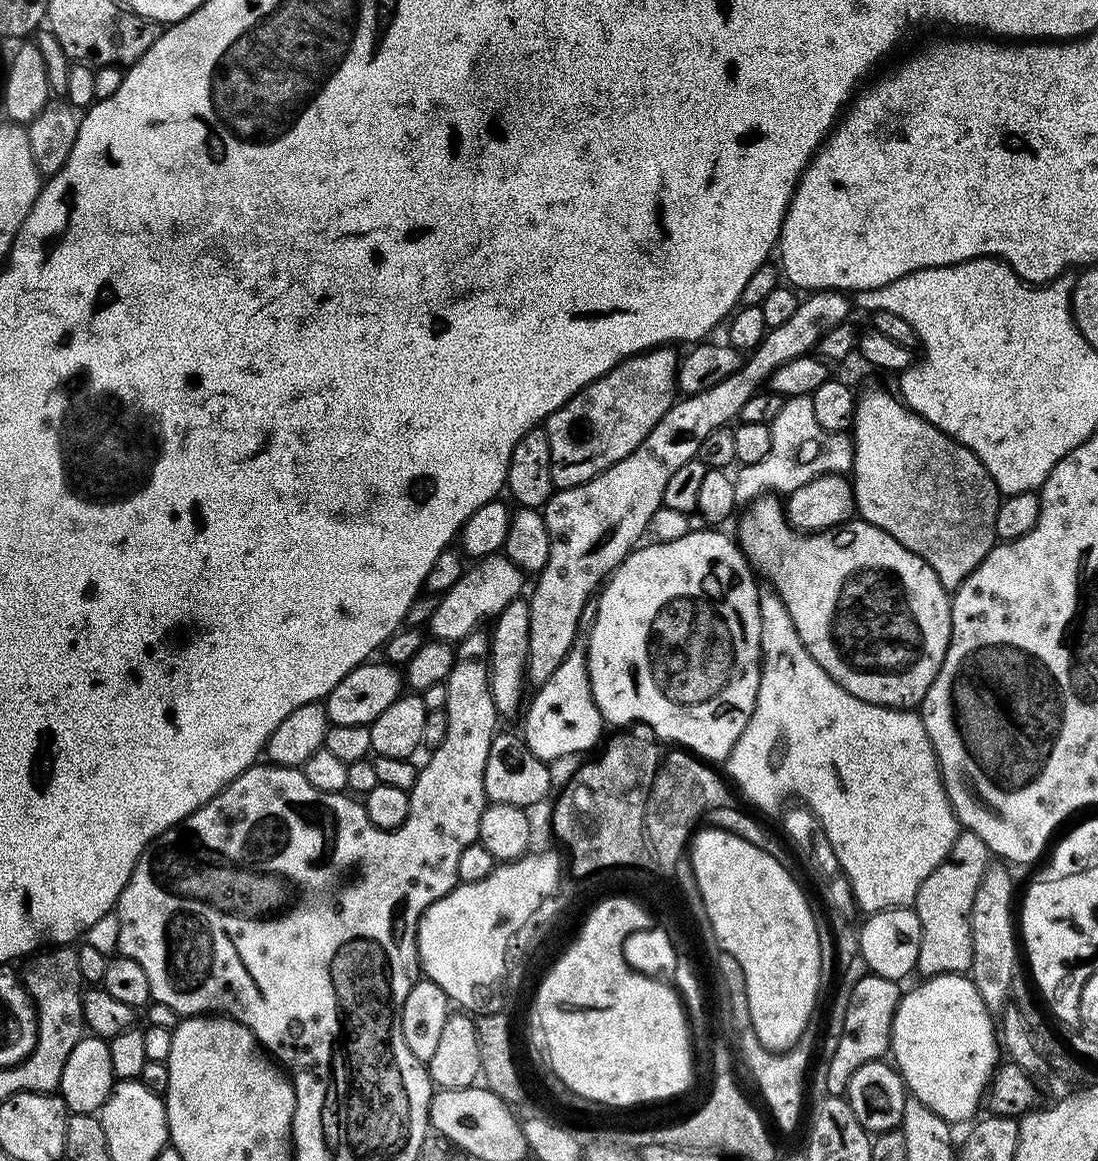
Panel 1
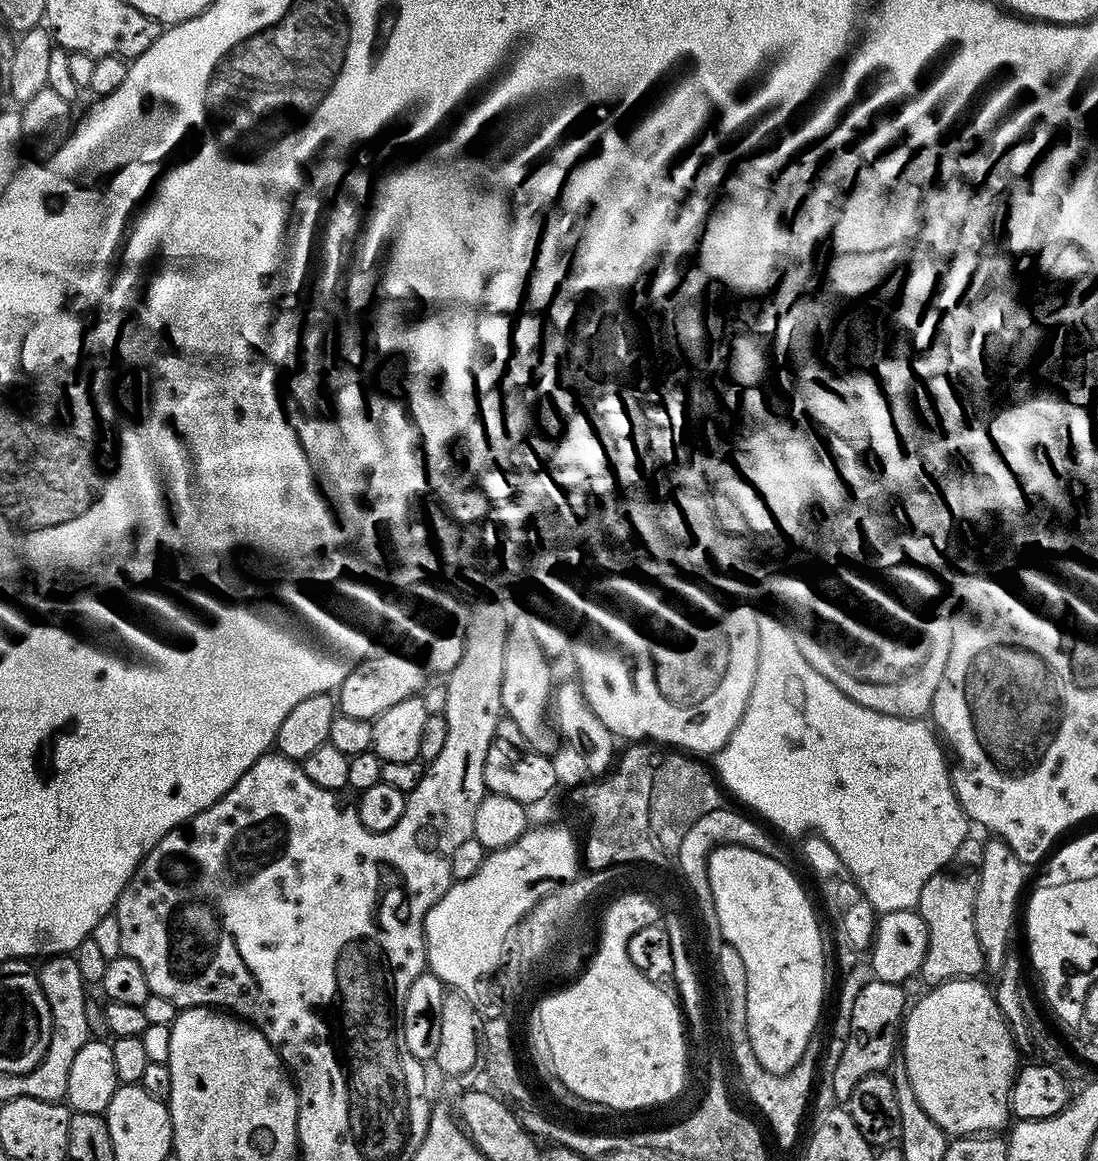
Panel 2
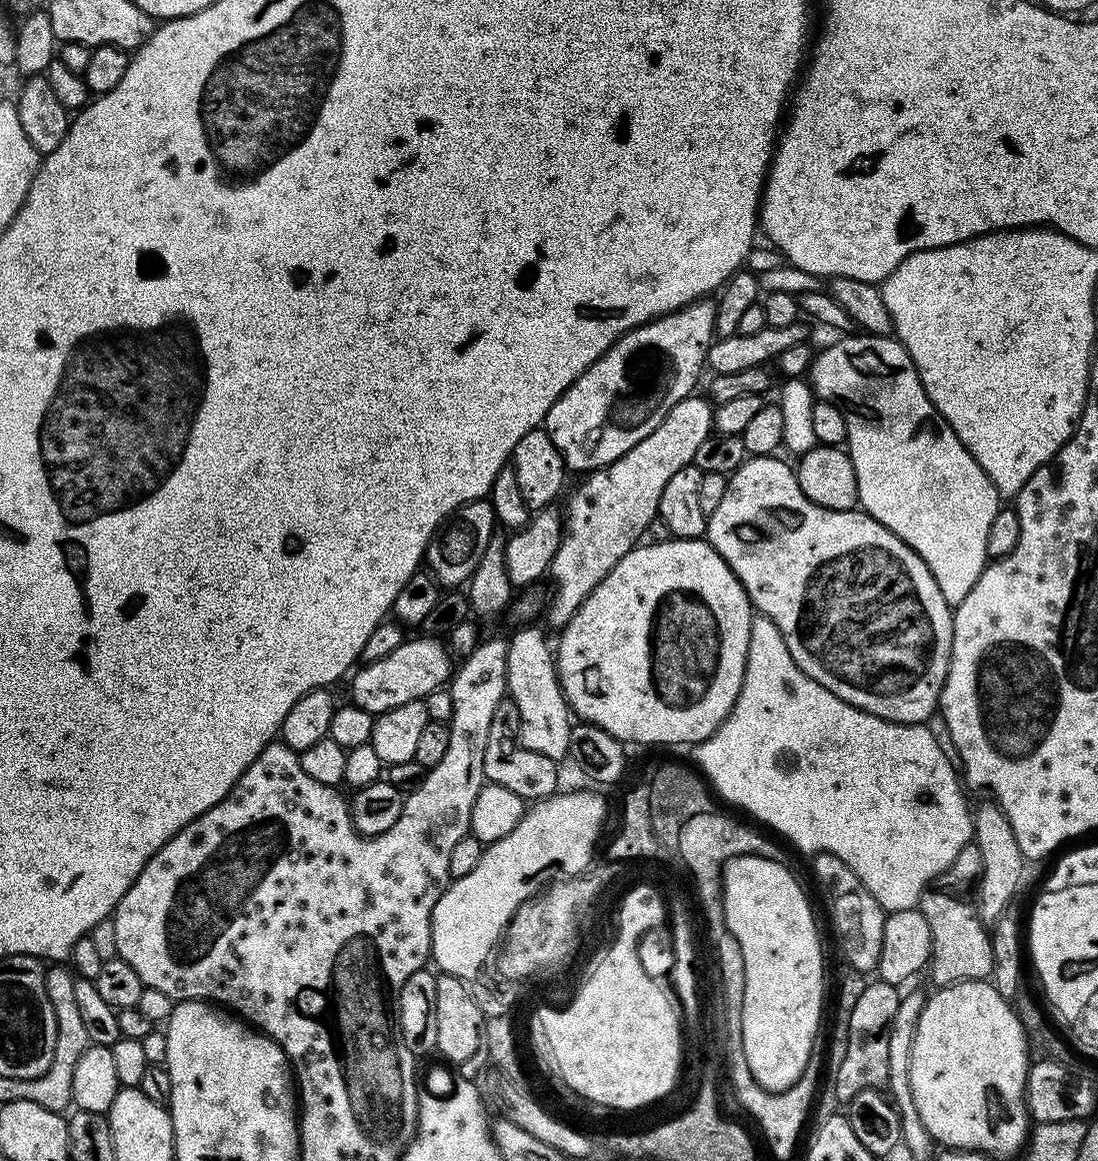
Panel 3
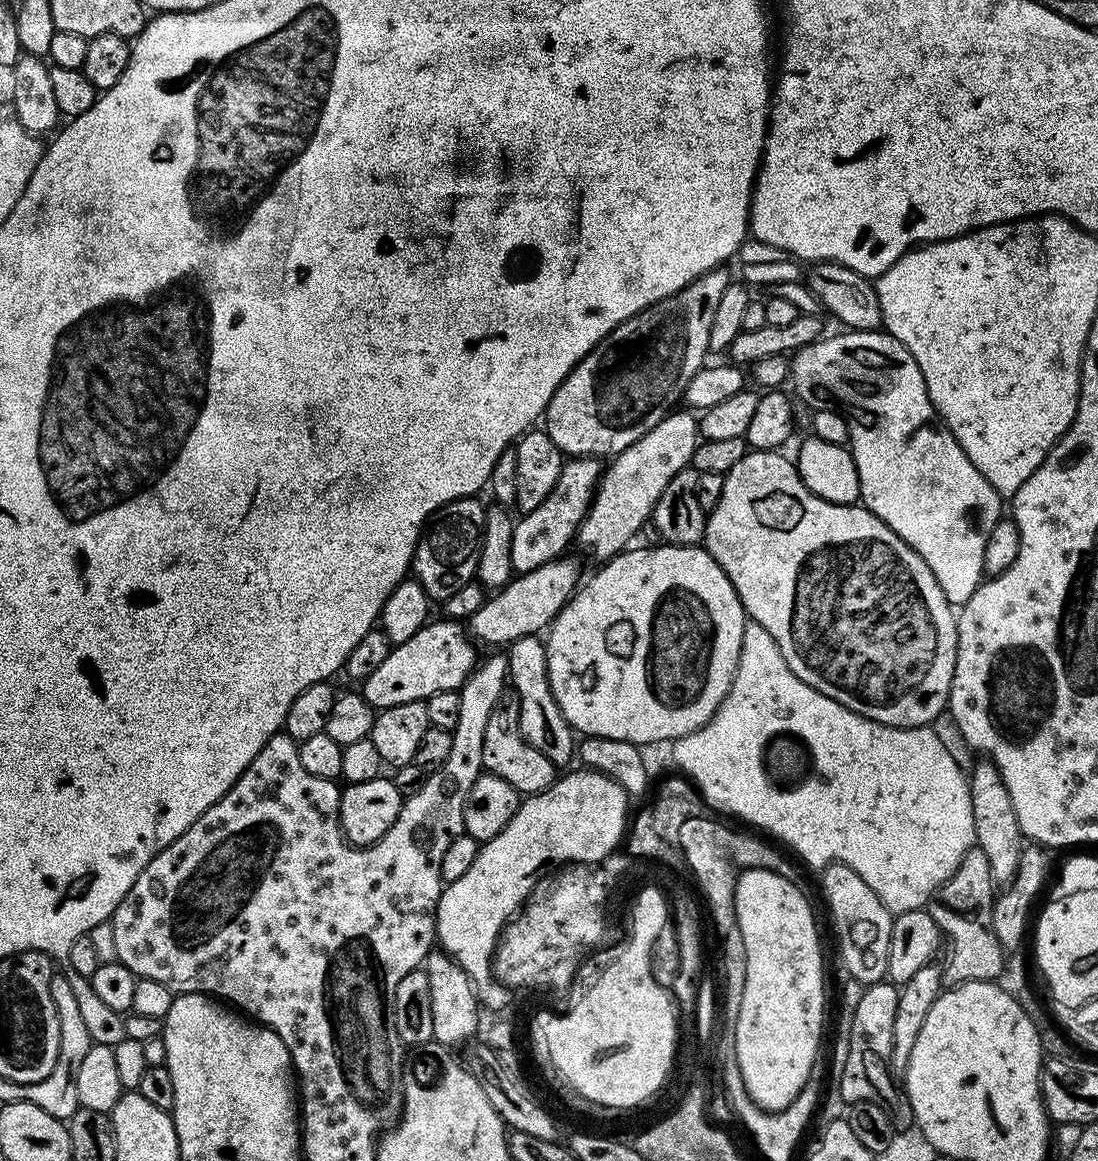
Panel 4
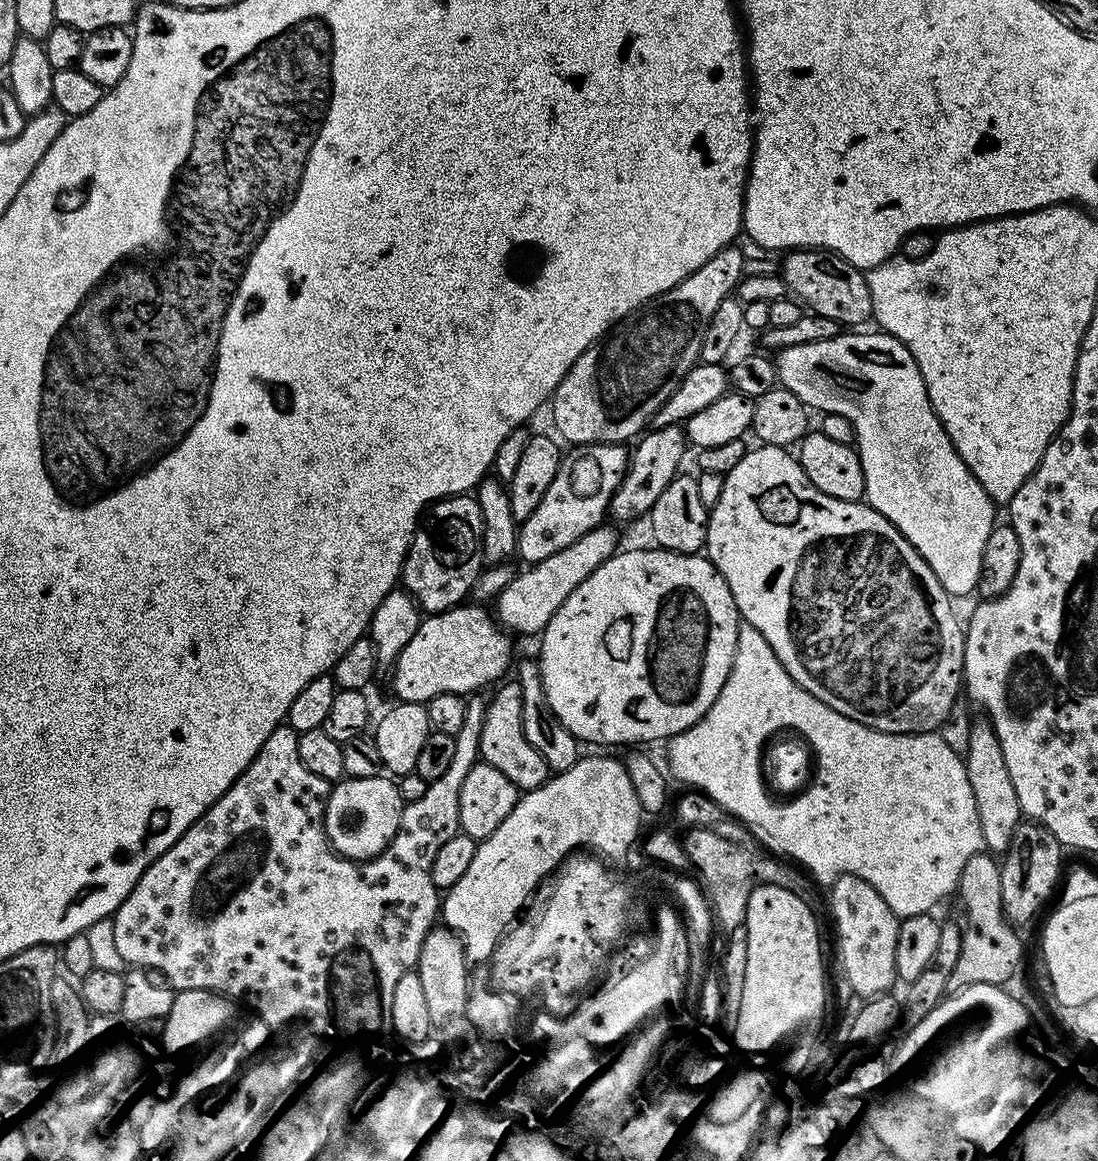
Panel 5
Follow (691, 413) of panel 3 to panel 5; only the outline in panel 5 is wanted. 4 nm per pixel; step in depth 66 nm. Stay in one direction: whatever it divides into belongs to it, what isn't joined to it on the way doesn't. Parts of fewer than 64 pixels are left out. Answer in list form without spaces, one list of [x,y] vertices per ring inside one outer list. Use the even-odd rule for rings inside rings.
[[[683,427],[652,428],[647,434],[639,437],[640,445],[630,452],[628,469],[624,472],[618,490],[612,495],[610,516],[616,520],[636,520],[639,516],[647,517],[651,513],[654,502],[658,502],[658,494],[670,486],[670,482],[681,471],[680,459],[686,449],[686,432]]]

